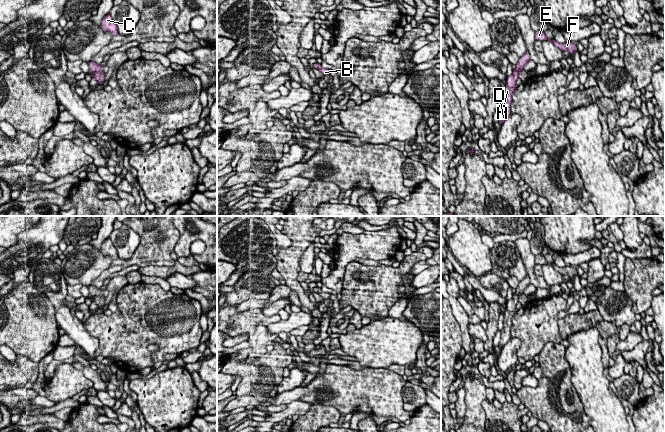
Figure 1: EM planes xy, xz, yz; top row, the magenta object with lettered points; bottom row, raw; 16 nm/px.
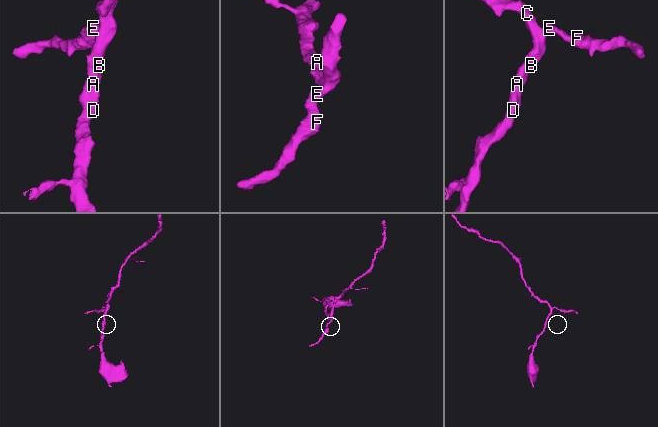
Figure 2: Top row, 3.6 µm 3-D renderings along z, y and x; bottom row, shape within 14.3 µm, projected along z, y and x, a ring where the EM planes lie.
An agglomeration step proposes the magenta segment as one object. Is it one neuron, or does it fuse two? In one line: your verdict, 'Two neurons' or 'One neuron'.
One neuron

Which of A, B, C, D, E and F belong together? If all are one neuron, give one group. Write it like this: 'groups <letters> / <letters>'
groups A B C D E F

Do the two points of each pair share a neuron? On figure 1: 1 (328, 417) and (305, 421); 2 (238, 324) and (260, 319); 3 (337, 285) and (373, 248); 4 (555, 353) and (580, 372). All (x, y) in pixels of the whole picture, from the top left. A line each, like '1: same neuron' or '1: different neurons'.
1: same neuron
2: same neuron
3: same neuron
4: different neurons

